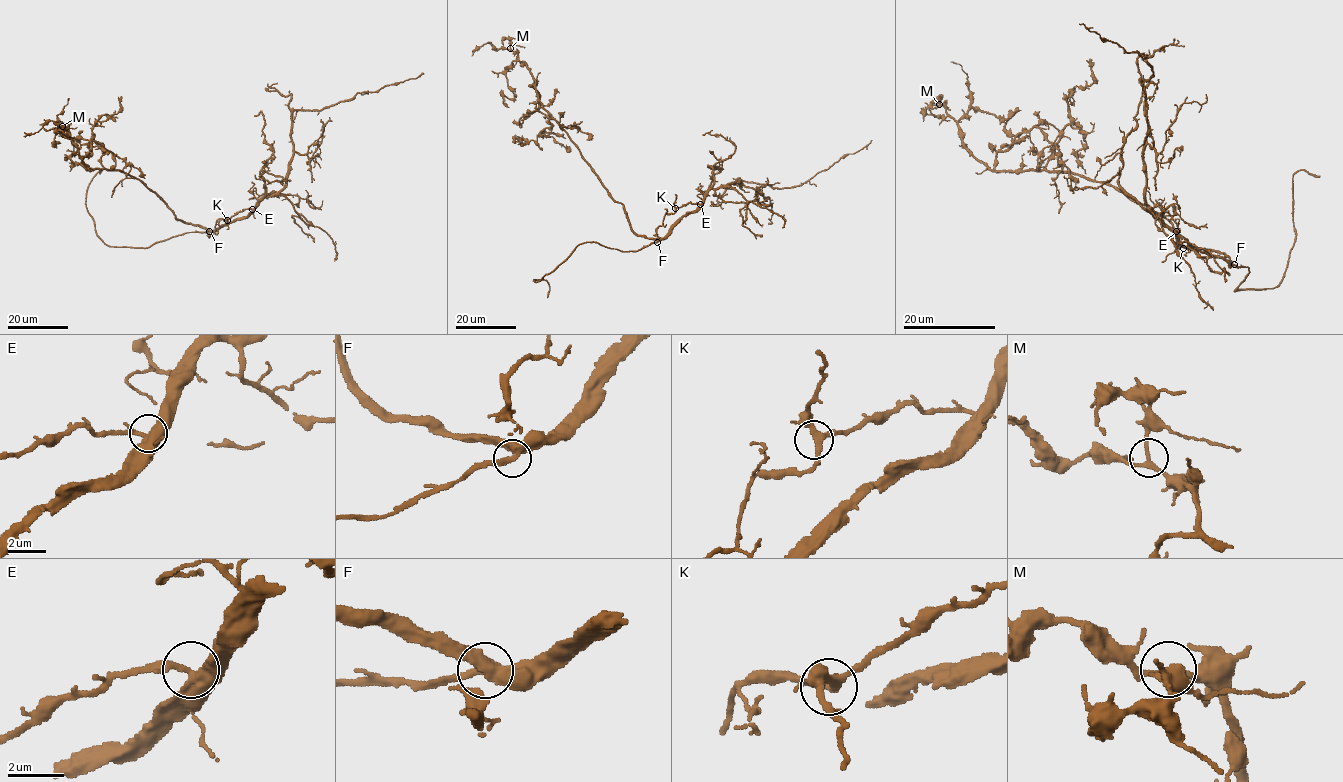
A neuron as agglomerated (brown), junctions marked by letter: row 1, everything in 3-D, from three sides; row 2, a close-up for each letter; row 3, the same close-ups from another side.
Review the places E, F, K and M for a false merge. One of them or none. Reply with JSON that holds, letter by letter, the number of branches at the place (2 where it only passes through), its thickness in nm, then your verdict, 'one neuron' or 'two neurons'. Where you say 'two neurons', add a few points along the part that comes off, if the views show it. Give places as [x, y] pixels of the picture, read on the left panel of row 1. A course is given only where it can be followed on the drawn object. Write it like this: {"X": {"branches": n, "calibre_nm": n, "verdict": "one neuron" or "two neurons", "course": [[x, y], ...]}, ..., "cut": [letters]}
{"E": {"branches": 4, "calibre_nm": 400, "verdict": "one neuron"}, "F": {"branches": 3, "calibre_nm": 360, "verdict": "one neuron"}, "K": {"branches": 3, "calibre_nm": 240, "verdict": "one neuron"}, "M": {"branches": 3, "calibre_nm": 200, "verdict": "one neuron"}, "cut": []}

